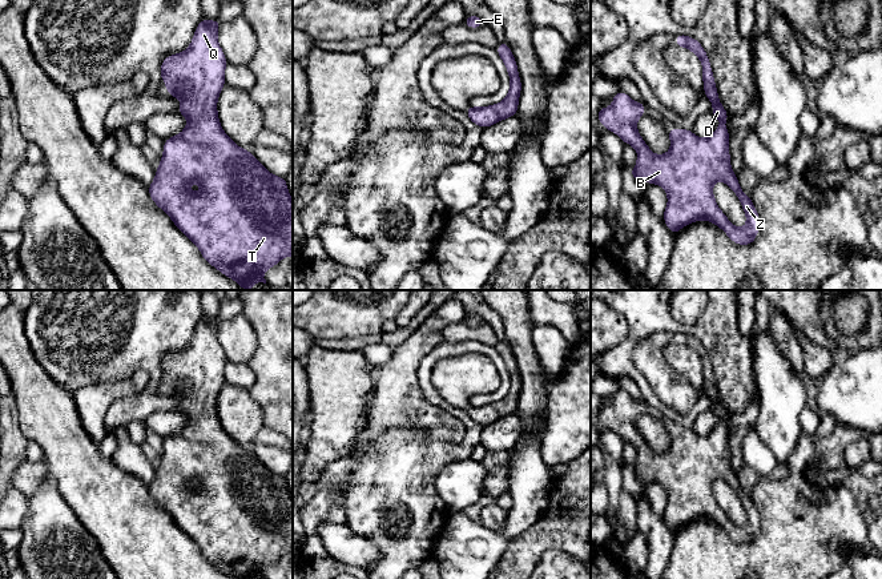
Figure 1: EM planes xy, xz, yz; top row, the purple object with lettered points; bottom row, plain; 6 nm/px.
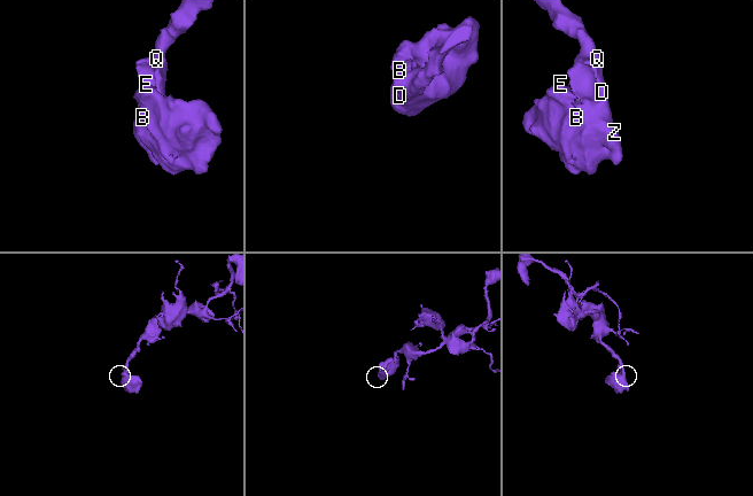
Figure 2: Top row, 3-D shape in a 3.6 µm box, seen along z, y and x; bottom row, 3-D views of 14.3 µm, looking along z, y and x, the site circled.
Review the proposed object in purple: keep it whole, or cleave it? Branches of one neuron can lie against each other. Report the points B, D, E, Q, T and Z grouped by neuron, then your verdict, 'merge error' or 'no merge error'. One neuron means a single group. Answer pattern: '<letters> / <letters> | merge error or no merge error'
B D E Q T Z | no merge error

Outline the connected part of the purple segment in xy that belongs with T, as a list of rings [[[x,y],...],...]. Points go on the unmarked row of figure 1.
[[[202,317],[190,343],[161,361],[161,379],[166,381],[170,395],[181,398],[178,411],[186,415],[188,422],[180,433],[164,439],[161,461],[148,490],[178,528],[200,547],[208,562],[234,579],[266,579],[263,572],[269,566],[293,554],[293,498],[286,477],[271,473],[250,449],[239,446],[221,425],[217,399],[225,385],[227,359],[217,339],[220,321],[220,317]]]

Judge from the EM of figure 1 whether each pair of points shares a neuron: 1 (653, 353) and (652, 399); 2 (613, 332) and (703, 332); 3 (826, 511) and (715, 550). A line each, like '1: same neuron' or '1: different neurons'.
1: different neurons
2: different neurons
3: same neuron

